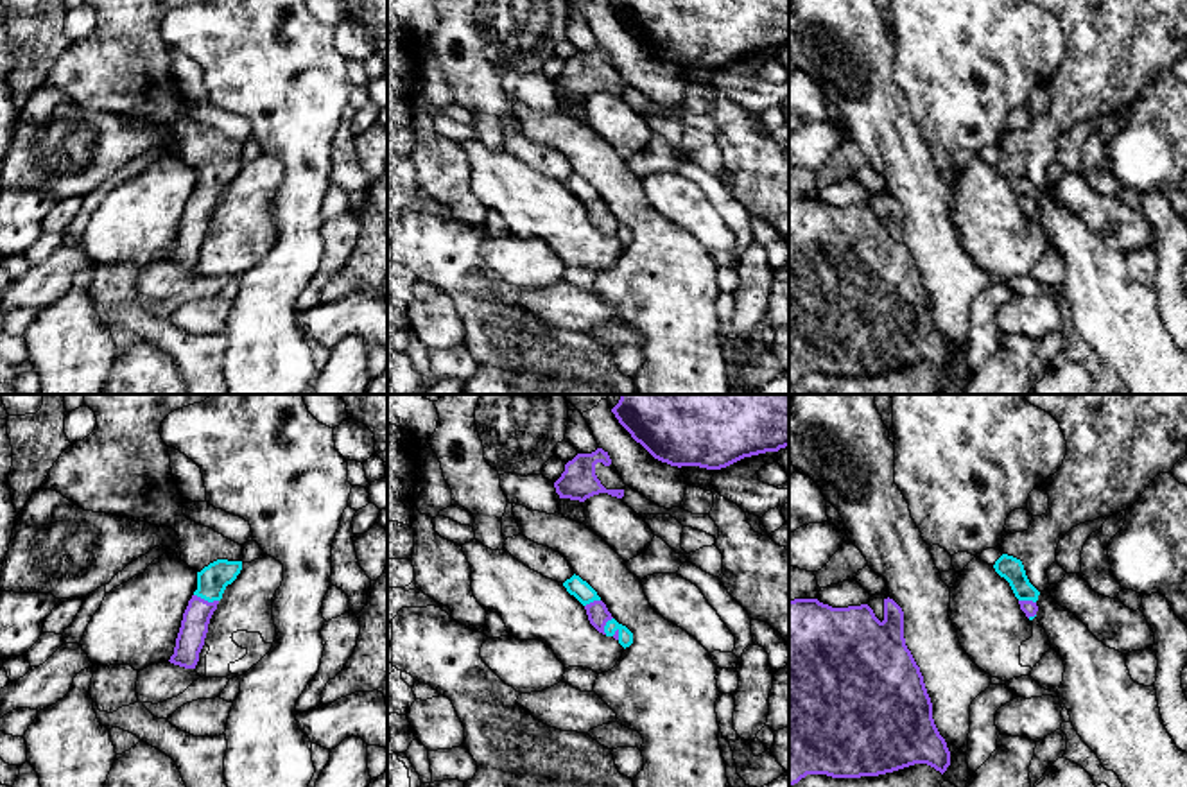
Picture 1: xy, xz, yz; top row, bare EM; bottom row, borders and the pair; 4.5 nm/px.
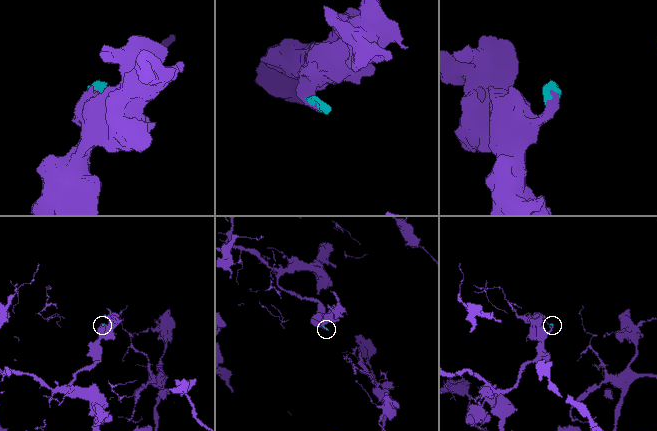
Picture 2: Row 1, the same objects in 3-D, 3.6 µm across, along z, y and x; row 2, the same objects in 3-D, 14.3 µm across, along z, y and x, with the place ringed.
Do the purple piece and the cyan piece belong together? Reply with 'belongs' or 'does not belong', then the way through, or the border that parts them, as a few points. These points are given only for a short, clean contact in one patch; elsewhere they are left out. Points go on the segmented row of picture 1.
belongs; way xy (194, 626), (196, 615), (207, 601), (212, 581)

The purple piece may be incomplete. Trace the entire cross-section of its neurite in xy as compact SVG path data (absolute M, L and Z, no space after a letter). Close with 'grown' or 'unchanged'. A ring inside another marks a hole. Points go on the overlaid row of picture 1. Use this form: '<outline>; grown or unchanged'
M82 394L84 405L95 412L97 427L82 441L72 443L54 463L43 489L61 493L84 511L115 515L158 527L172 527L179 543L176 554L197 572L197 590L183 613L170 663L195 669L204 645L208 624L228 584L242 570L242 545L183 515L183 497L170 470L169 446L160 428L163 419L183 407L201 403L210 394Z; grown

